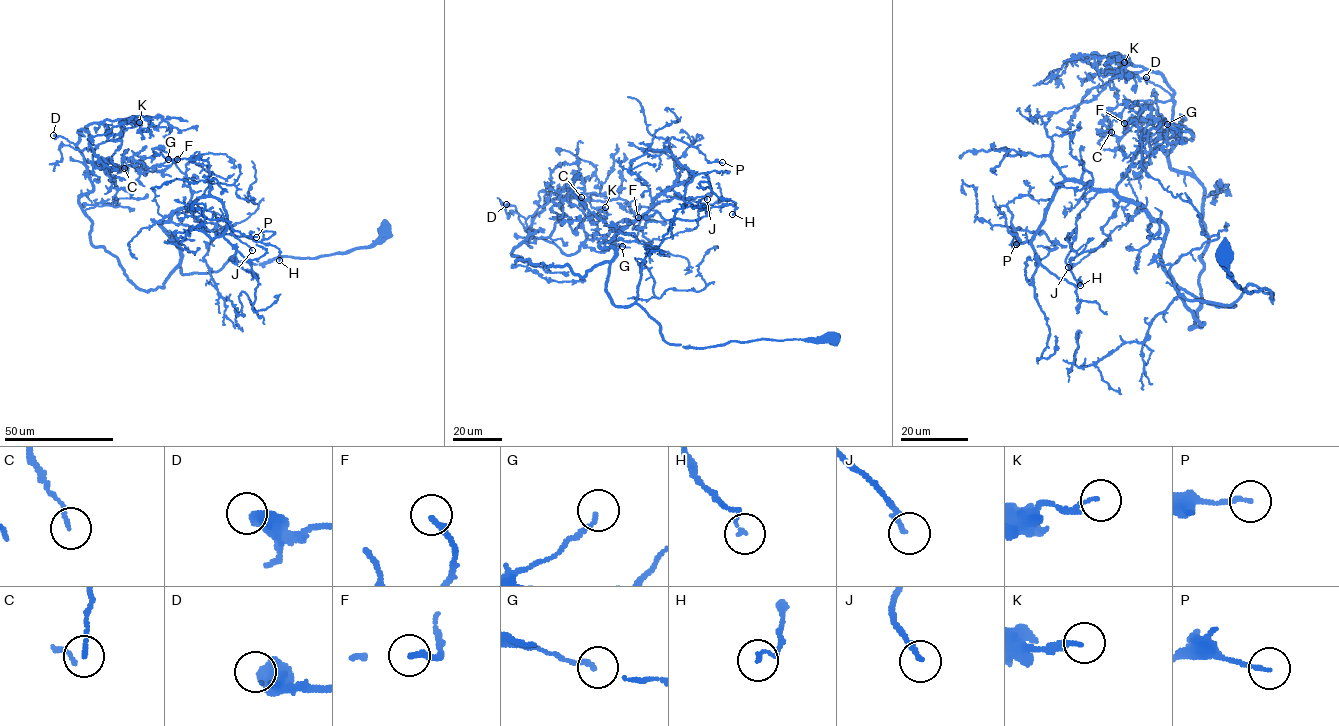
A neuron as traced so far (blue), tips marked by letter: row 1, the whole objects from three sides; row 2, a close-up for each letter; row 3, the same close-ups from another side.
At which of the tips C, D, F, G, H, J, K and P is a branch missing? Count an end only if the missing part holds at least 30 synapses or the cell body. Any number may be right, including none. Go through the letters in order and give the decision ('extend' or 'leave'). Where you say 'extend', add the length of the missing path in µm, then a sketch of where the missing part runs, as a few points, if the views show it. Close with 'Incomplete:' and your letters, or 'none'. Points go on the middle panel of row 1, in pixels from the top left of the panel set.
C: leave
D: leave
F: leave
G: leave
H: leave
J: leave
K: leave
P: leave
Incomplete: none

